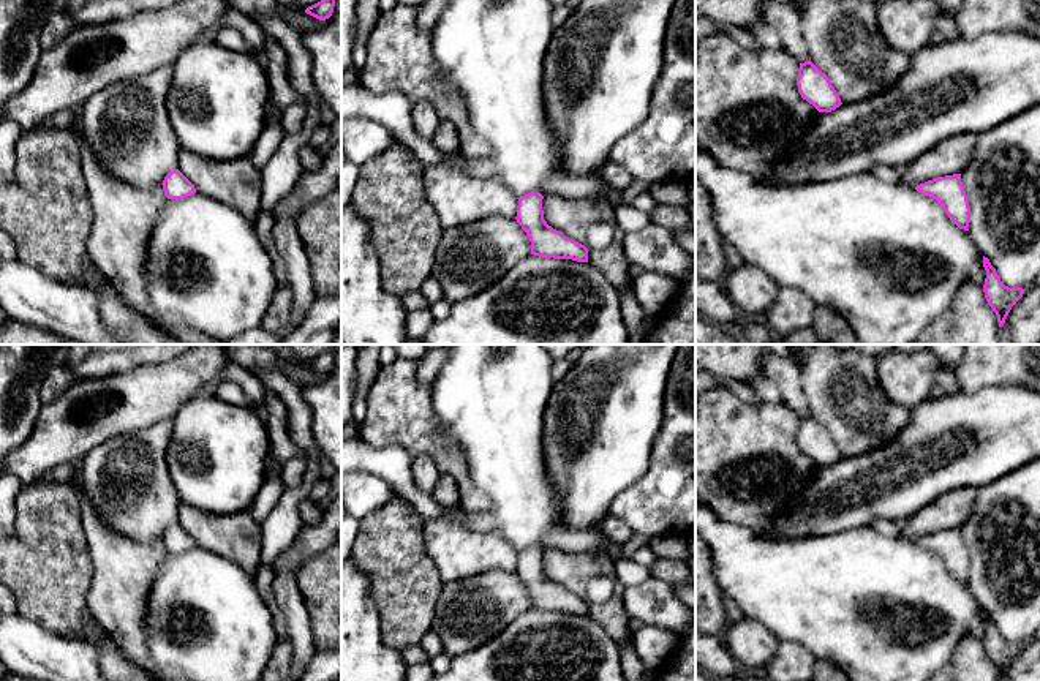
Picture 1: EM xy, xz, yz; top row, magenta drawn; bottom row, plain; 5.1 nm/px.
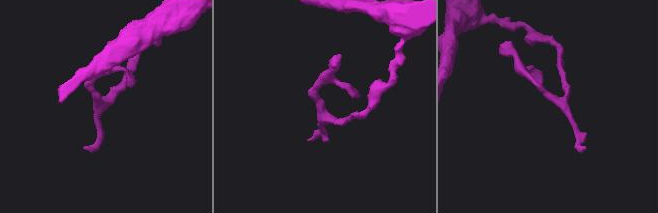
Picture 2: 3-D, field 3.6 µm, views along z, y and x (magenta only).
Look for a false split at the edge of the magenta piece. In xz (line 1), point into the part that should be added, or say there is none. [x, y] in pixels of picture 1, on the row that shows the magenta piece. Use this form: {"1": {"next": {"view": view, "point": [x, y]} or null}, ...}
{"1": {"next": null}}

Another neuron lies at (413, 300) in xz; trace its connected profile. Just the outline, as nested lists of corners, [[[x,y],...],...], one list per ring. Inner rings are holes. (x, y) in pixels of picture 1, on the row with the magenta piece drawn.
[[[413,291],[398,297],[406,311],[430,308],[430,303],[425,300],[420,291]]]

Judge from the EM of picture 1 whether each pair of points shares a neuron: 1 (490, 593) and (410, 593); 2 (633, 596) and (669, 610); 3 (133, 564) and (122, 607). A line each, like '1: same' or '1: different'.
1: different
2: same
3: same

